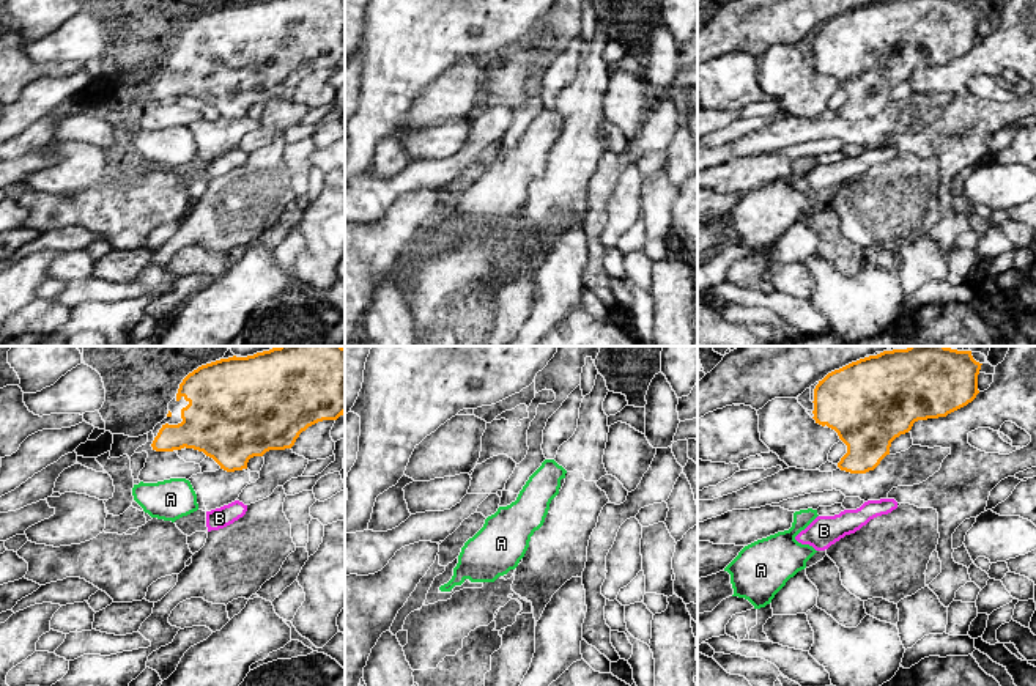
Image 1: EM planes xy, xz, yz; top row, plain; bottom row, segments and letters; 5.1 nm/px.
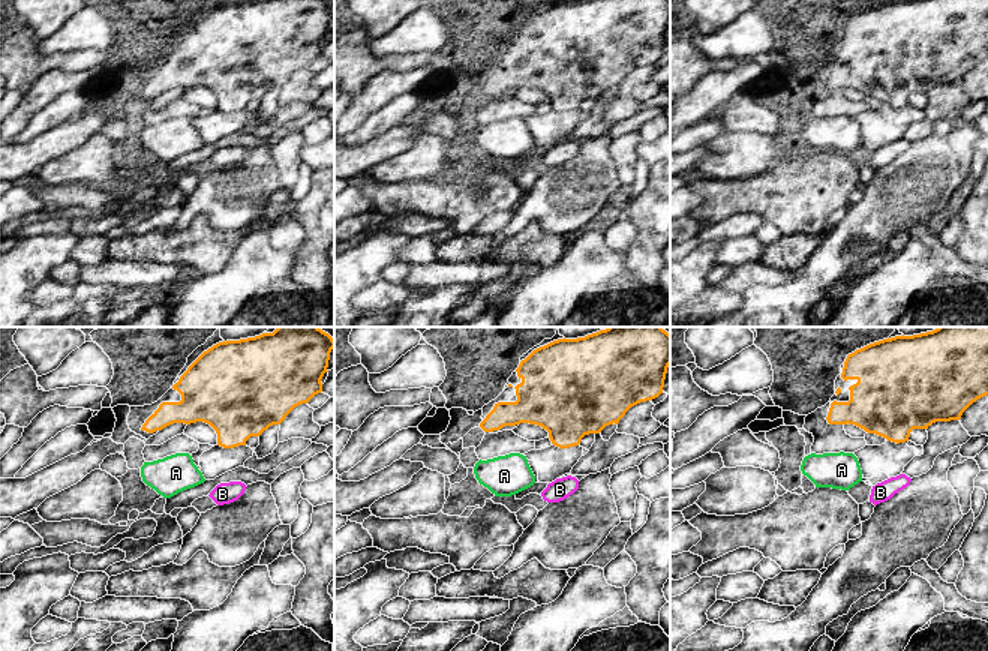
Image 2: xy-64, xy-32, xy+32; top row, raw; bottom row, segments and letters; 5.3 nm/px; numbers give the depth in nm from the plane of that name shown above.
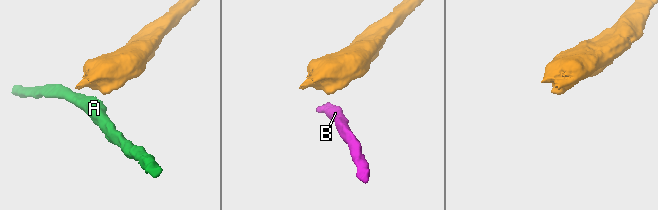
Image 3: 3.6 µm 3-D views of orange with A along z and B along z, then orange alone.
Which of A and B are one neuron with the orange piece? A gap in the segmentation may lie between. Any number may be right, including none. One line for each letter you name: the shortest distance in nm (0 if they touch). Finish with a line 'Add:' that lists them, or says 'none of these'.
Add: none of these

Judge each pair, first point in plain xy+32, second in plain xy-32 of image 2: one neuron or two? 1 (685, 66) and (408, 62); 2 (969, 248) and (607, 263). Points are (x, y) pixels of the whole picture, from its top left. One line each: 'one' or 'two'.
1: one
2: two

